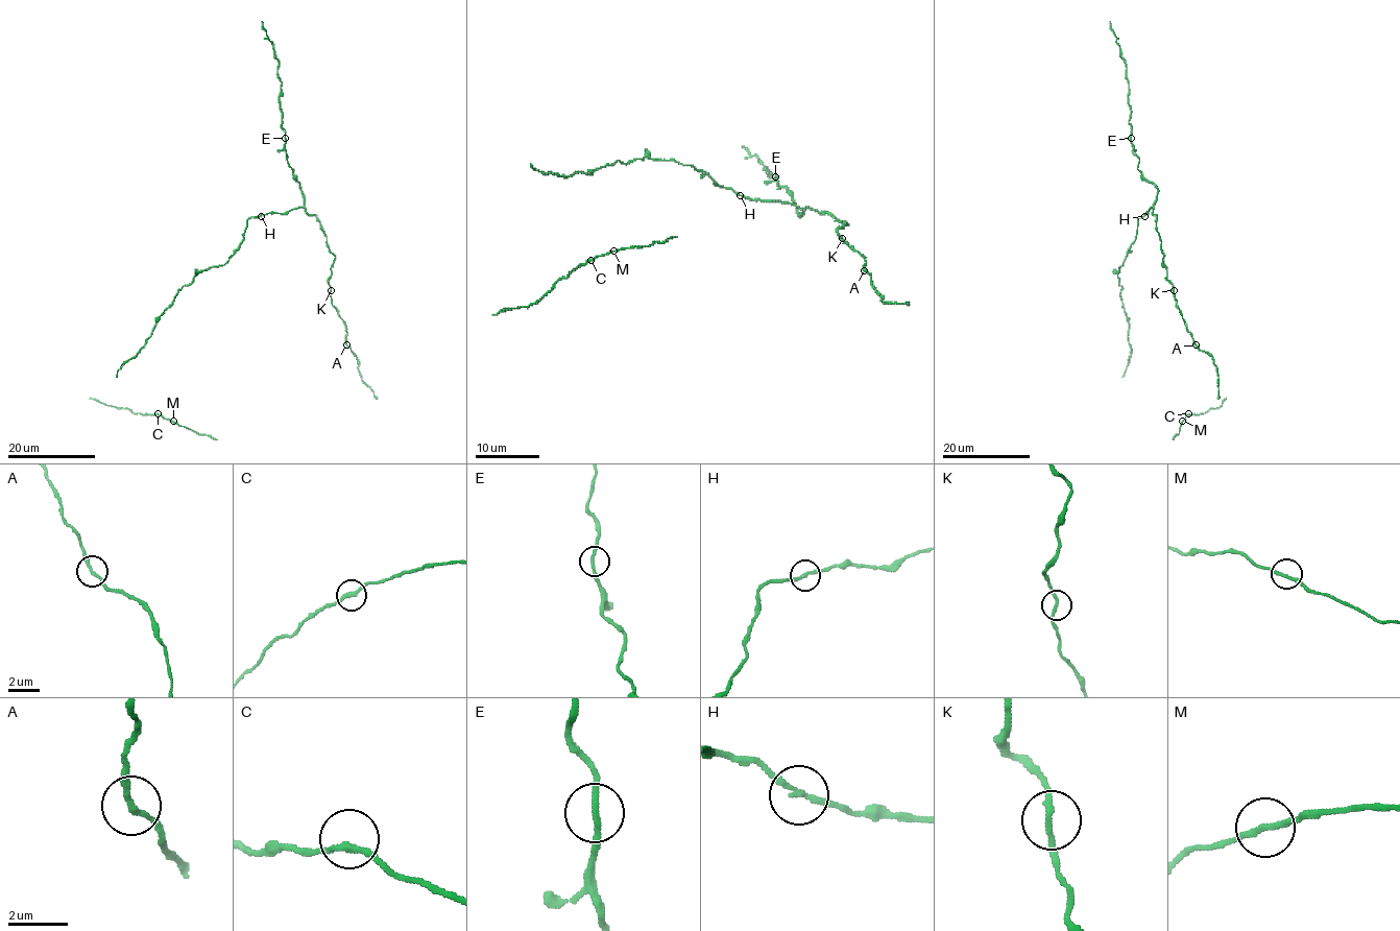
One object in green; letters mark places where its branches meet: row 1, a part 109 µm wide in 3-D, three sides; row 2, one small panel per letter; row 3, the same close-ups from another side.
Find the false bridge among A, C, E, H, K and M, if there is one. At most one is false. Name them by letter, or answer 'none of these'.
none of these

